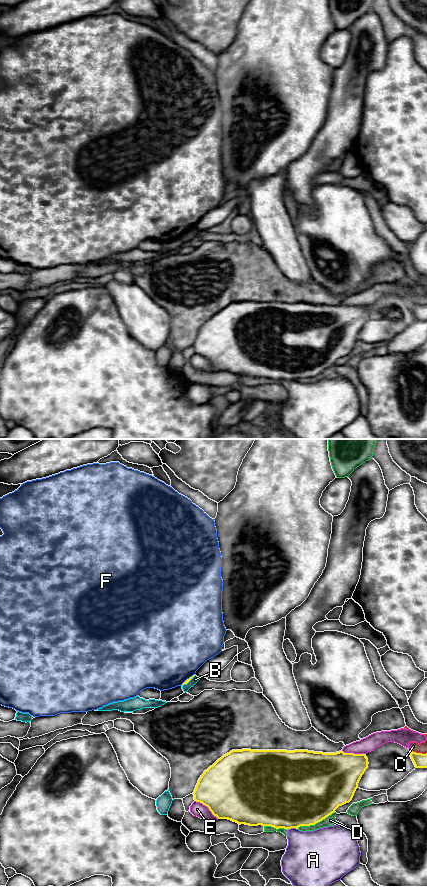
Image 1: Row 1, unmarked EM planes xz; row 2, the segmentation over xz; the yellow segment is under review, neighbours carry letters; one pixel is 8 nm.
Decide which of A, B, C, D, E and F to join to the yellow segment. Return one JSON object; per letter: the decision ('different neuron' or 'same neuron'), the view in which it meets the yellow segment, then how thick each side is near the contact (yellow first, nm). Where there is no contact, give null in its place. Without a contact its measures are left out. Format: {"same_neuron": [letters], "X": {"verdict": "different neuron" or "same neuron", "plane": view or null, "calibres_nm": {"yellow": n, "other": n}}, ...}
{"same_neuron": [], "A": {"verdict": "different neuron", "plane": "xz", "calibres_nm": {"yellow": 500, "other": 360}}, "B": {"verdict": "different neuron", "plane": "xz", "calibres_nm": {"yellow": 20, "other": 60}}, "C": {"verdict": "different neuron", "plane": "xz", "calibres_nm": {"yellow": 110, "other": 80}}, "D": {"verdict": "different neuron", "plane": "xz", "calibres_nm": {"yellow": 500, "other": 80}}, "E": {"verdict": "different neuron", "plane": "xz", "calibres_nm": {"yellow": 500, "other": 110}}, "F": {"verdict": "different neuron", "plane": "xz", "calibres_nm": {"yellow": 20, "other": 500}}}

